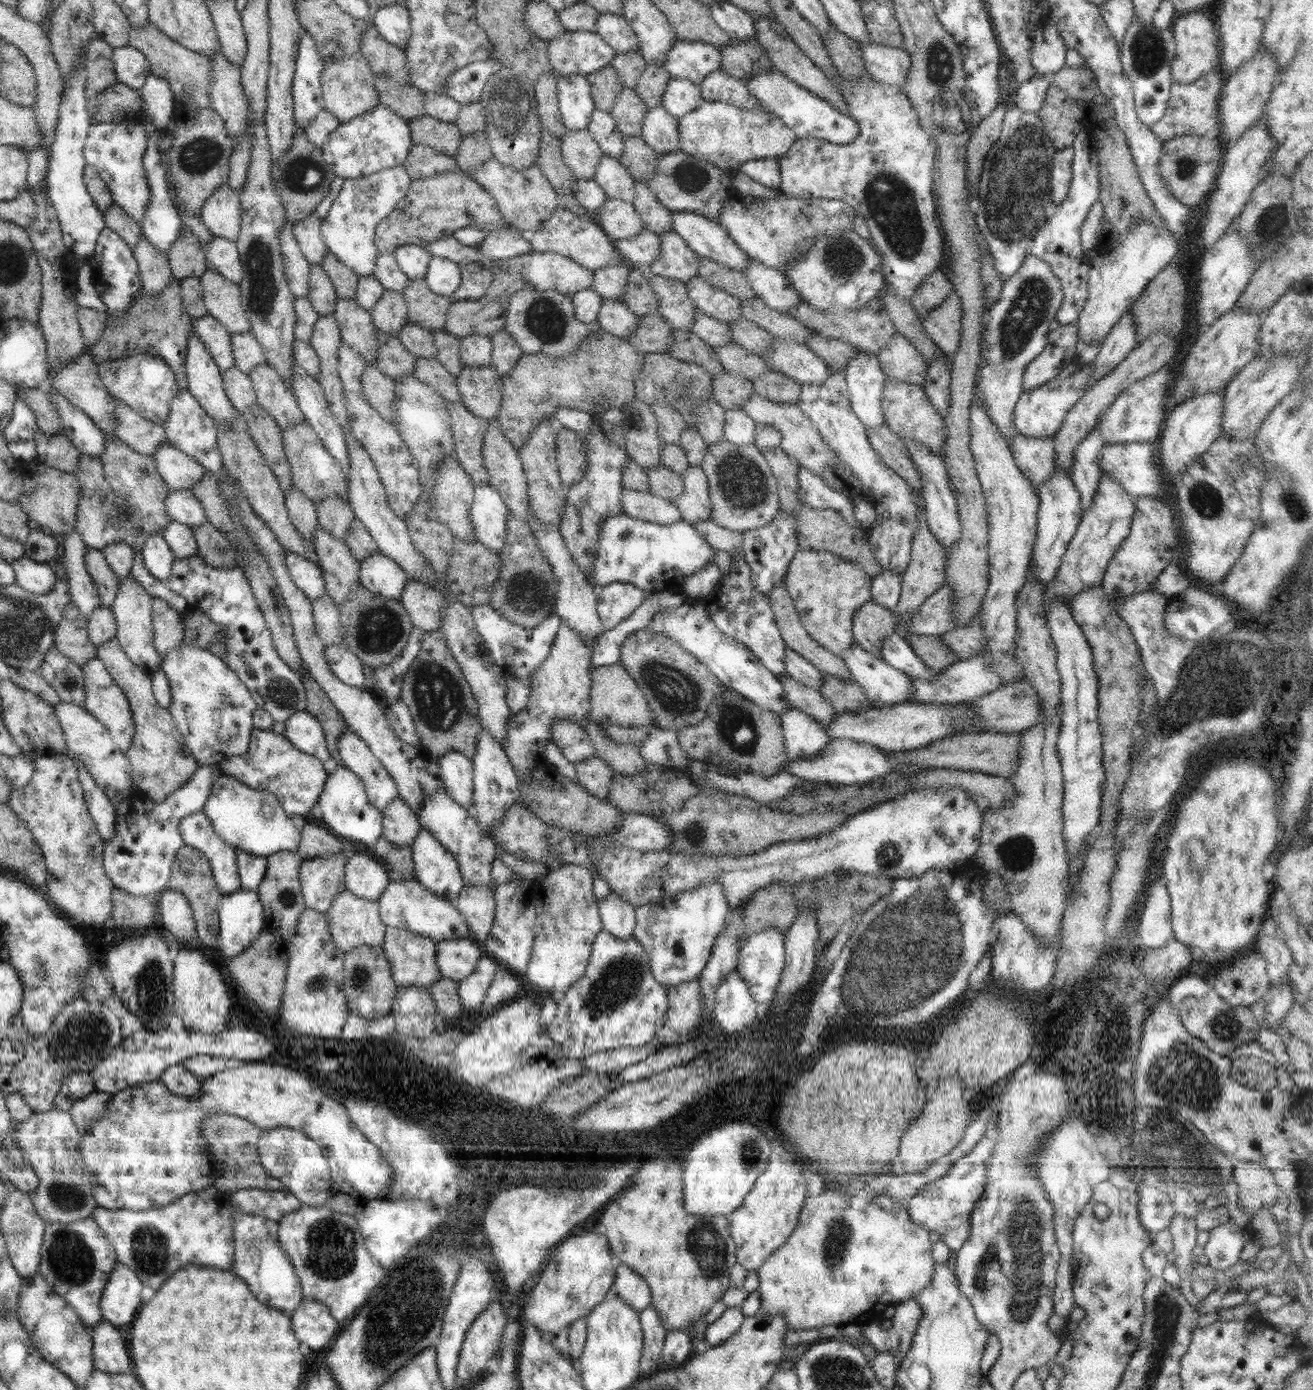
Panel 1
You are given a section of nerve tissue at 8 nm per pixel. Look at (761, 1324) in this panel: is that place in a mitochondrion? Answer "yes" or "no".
no

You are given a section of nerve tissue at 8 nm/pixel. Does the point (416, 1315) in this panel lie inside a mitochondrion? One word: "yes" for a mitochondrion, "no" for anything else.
yes

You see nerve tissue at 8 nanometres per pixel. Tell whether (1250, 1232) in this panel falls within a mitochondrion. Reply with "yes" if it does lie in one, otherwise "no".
no

